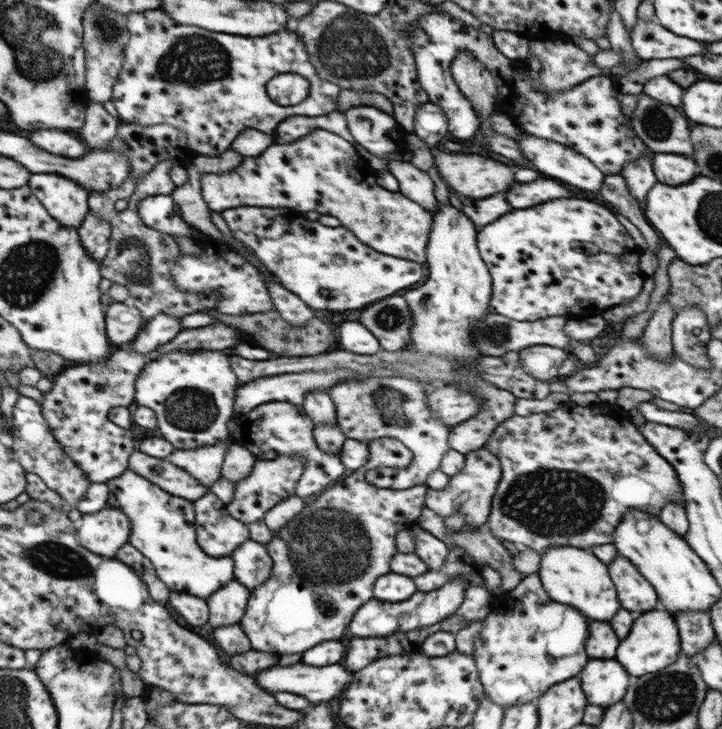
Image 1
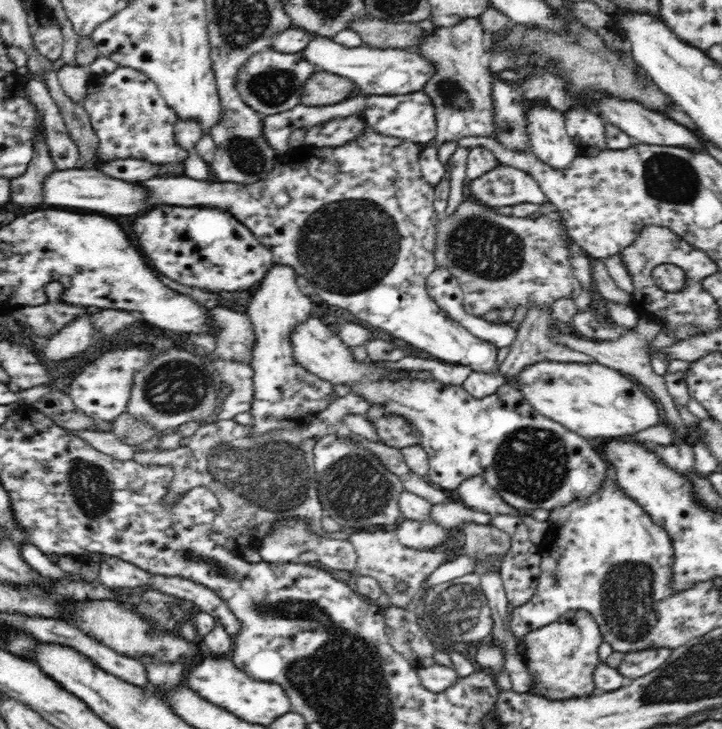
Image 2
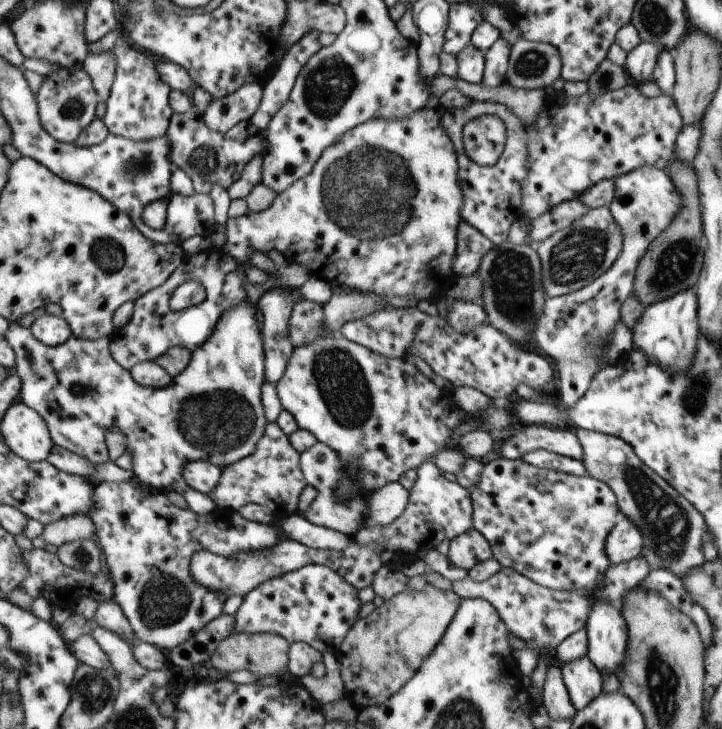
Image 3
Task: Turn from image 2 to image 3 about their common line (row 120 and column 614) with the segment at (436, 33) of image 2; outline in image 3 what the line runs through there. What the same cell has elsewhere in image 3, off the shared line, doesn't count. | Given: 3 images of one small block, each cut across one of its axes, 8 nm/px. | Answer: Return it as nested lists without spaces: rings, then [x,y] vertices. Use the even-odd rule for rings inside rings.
[[[587,429],[574,430],[582,448],[587,476],[606,484],[616,498],[620,516],[628,518],[642,536],[641,556],[651,569],[667,569],[682,579],[689,570],[704,563],[700,549],[705,520],[695,507],[670,484],[656,475],[620,438]]]

